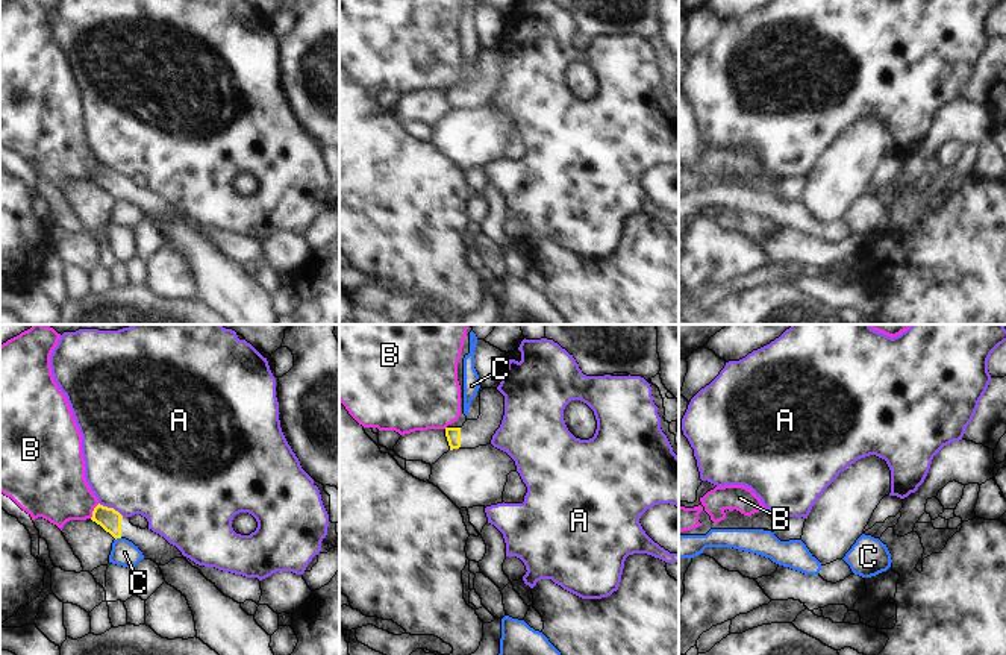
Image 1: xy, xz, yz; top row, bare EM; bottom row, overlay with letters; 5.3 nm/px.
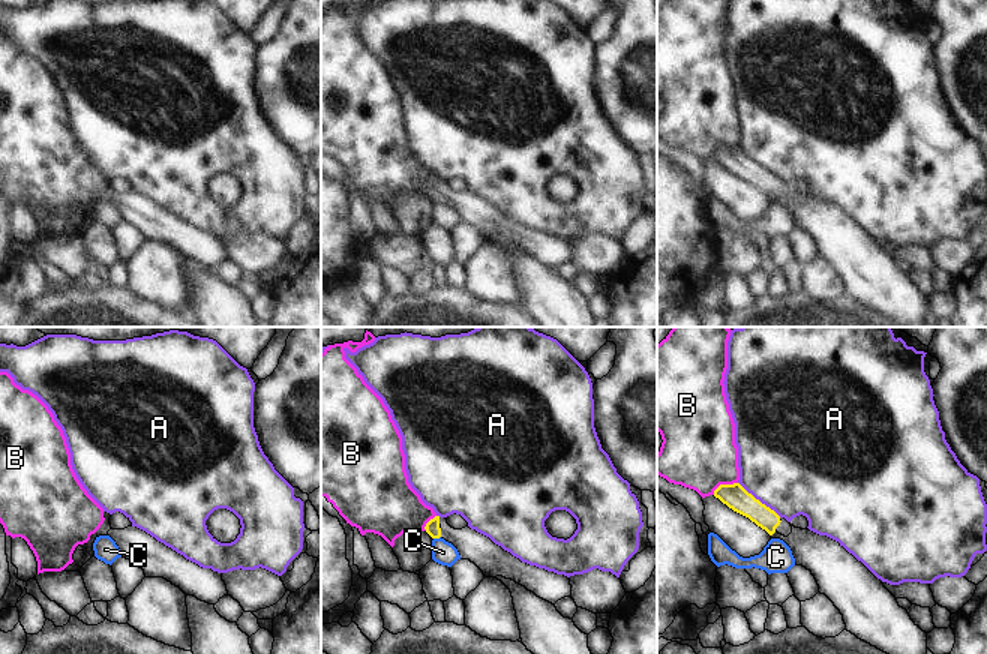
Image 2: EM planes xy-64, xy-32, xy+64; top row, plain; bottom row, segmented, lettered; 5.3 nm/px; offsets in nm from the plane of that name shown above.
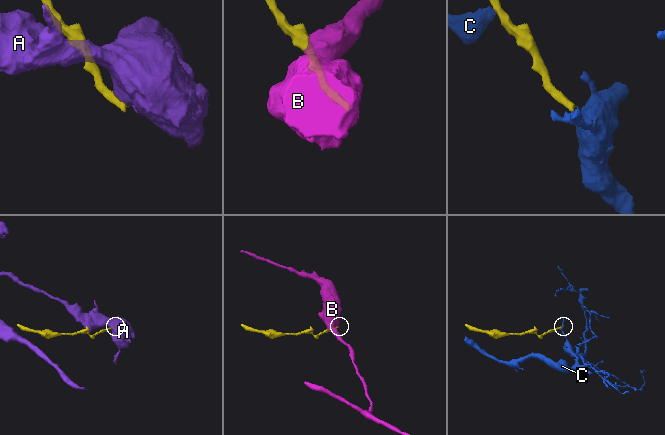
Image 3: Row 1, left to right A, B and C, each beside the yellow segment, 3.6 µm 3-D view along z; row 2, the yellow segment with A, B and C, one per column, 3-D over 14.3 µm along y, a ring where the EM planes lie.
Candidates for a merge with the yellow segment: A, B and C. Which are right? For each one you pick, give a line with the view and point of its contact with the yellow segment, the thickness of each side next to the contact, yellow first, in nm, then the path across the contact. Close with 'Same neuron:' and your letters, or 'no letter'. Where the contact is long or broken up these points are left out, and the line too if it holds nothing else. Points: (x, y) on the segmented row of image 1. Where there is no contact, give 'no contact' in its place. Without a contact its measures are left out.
Same neuron: no letter

